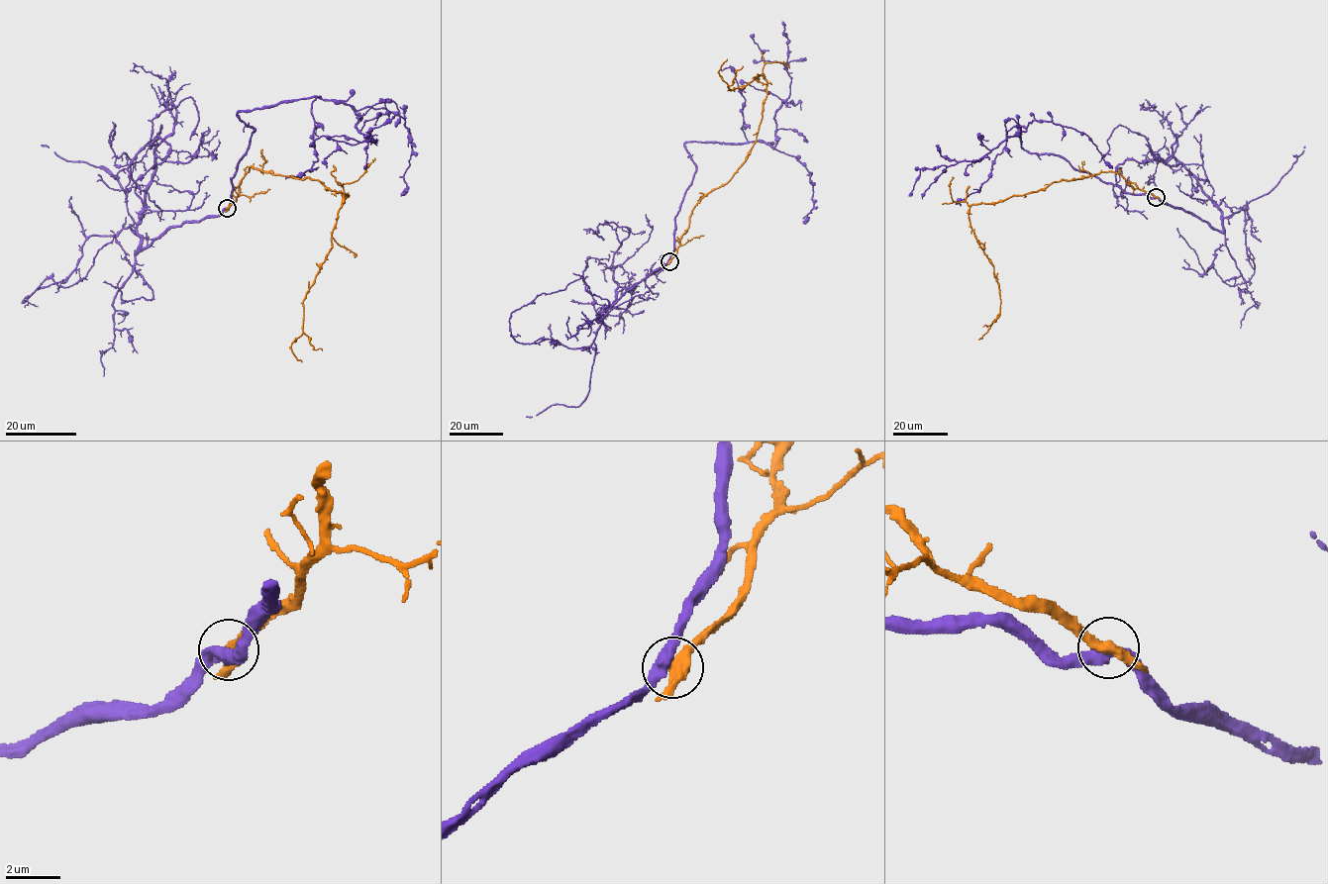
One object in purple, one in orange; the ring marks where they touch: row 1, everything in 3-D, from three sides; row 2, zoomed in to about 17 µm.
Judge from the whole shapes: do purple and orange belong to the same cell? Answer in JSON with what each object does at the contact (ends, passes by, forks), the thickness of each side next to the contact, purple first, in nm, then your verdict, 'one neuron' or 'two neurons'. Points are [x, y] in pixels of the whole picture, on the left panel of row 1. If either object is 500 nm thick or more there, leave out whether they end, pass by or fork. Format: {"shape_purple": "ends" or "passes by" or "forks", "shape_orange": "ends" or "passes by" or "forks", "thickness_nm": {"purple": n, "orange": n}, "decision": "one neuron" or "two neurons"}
{"shape_purple": "passes by", "shape_orange": "passes by", "thickness_nm": {"purple": 440, "orange": 400}, "decision": "two neurons"}

